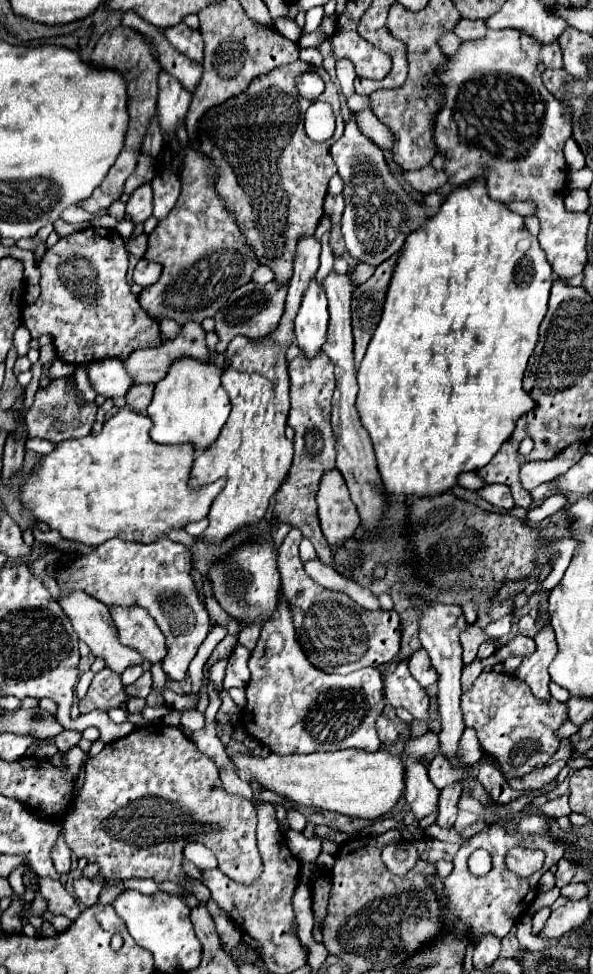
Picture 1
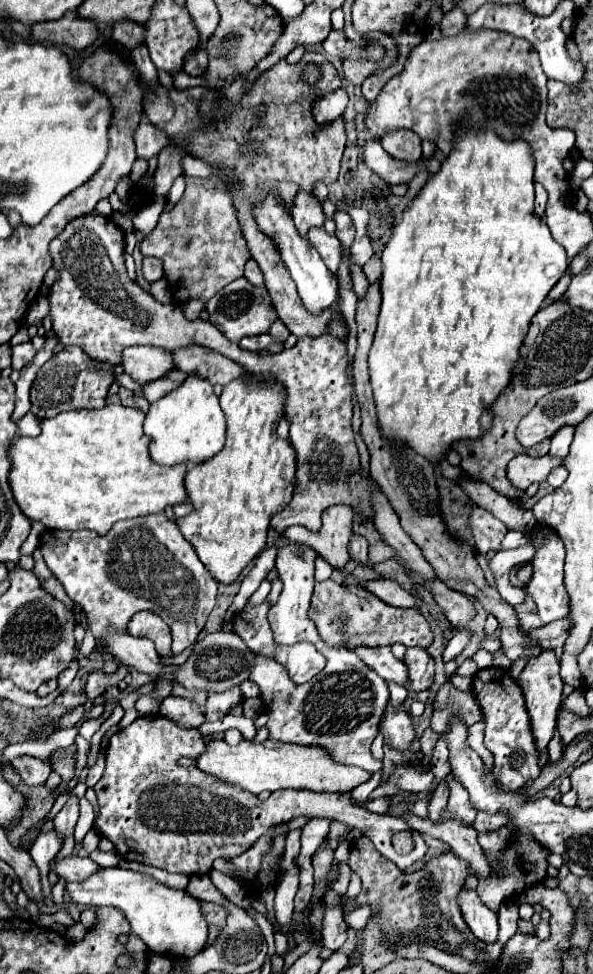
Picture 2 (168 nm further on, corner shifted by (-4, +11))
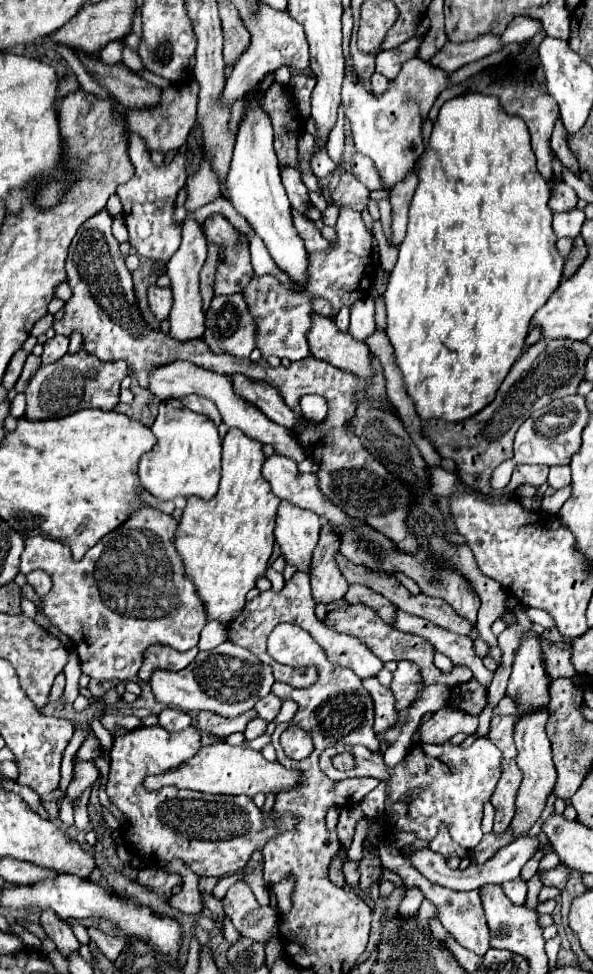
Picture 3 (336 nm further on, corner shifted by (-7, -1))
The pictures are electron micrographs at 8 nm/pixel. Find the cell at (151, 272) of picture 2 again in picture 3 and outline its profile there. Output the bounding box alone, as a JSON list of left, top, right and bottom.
[148,284,172,322]

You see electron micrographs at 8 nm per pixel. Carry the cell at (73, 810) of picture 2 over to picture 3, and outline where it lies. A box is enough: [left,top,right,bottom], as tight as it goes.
[68,760,98,802]

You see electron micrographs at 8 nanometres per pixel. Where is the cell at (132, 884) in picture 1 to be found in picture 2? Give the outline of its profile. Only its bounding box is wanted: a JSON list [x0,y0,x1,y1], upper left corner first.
[55,856,99,882]

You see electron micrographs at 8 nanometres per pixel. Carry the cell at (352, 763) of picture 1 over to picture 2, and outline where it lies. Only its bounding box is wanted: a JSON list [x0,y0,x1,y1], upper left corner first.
[181,740,371,794]

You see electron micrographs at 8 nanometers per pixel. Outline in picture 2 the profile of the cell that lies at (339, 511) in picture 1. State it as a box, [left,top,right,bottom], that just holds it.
[287,504,355,570]

